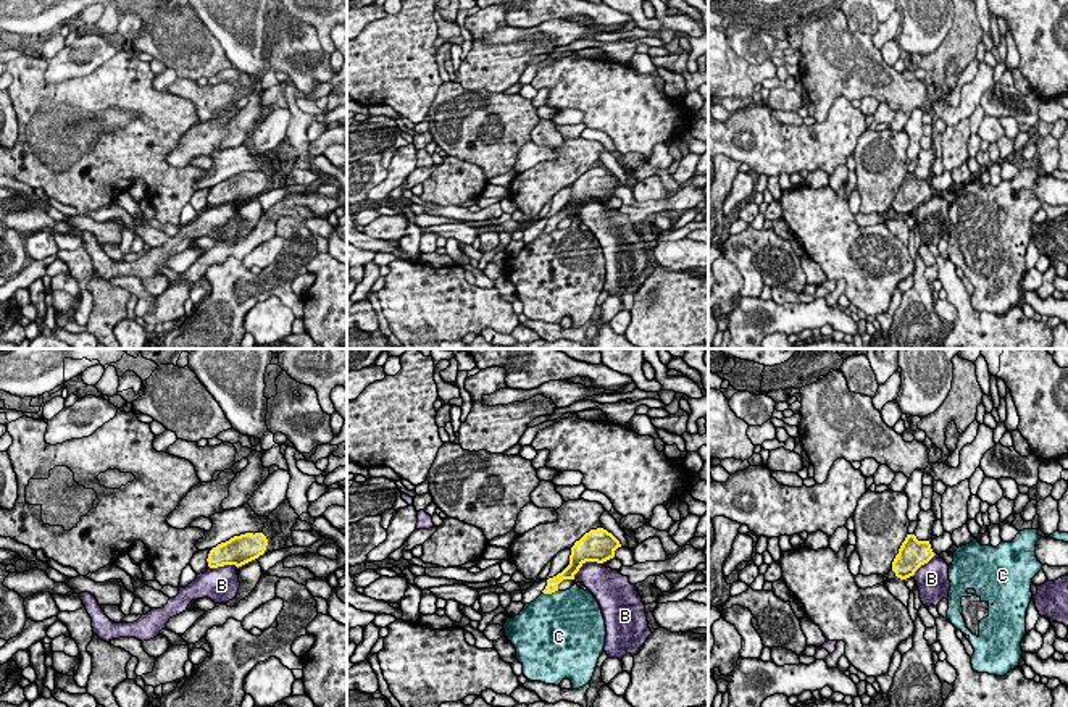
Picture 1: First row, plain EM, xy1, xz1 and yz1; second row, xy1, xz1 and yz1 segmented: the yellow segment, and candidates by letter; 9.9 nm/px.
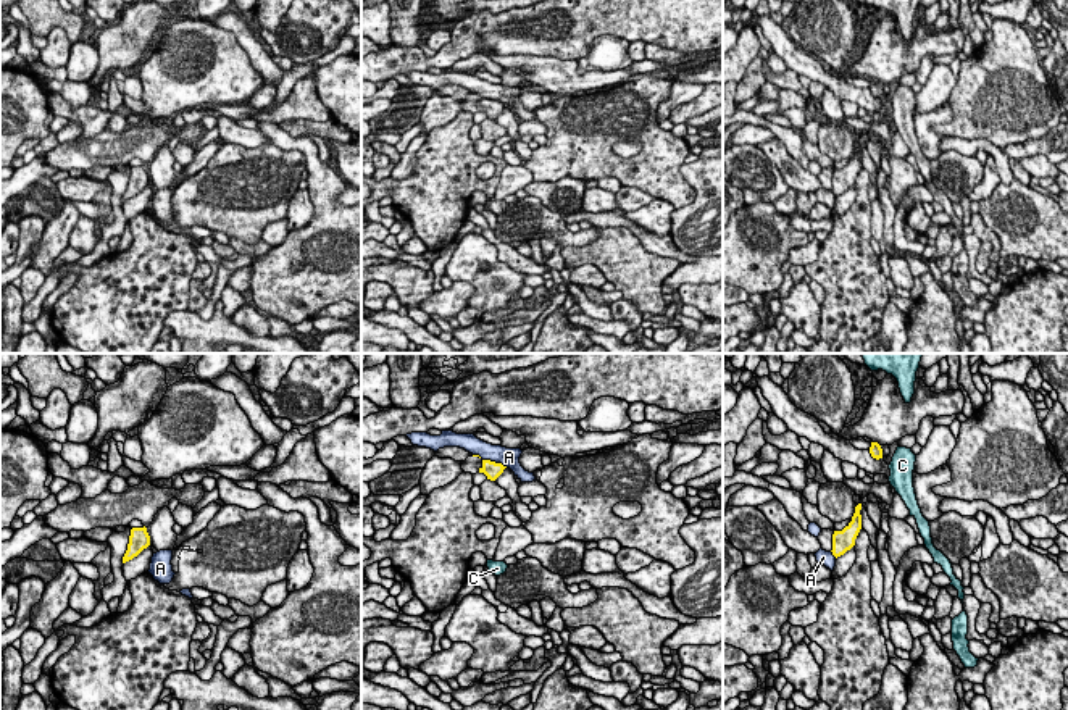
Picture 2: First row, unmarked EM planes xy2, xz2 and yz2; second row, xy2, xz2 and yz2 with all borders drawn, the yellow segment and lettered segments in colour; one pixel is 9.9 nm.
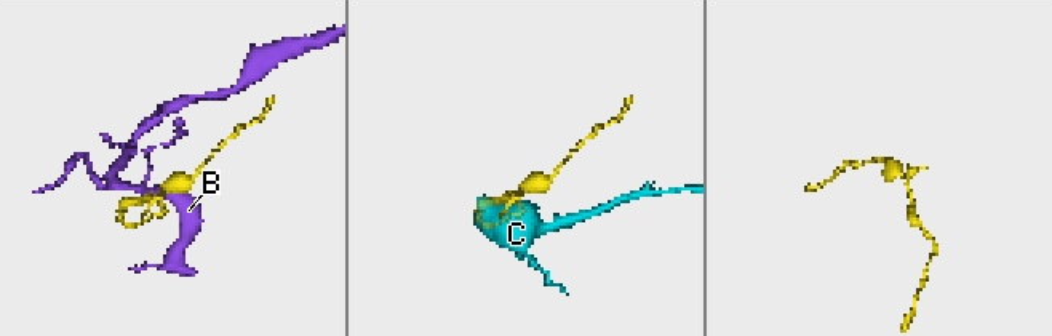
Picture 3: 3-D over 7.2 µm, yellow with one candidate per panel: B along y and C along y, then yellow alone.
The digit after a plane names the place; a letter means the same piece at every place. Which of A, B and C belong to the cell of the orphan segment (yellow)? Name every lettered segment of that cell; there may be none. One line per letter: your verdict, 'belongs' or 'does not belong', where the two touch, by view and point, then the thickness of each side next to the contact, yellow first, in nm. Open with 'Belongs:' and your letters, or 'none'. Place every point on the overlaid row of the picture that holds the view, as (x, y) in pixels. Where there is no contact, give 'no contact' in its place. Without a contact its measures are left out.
Belongs: none
A: does not belong; contact xz2 (489, 460); calibres 170 and 190 nm
B: does not belong; contact xz1 (584, 562); calibres 320 and 300 nm
C: does not belong; contact xz1 (549, 593); calibres 130 and 480 nm

